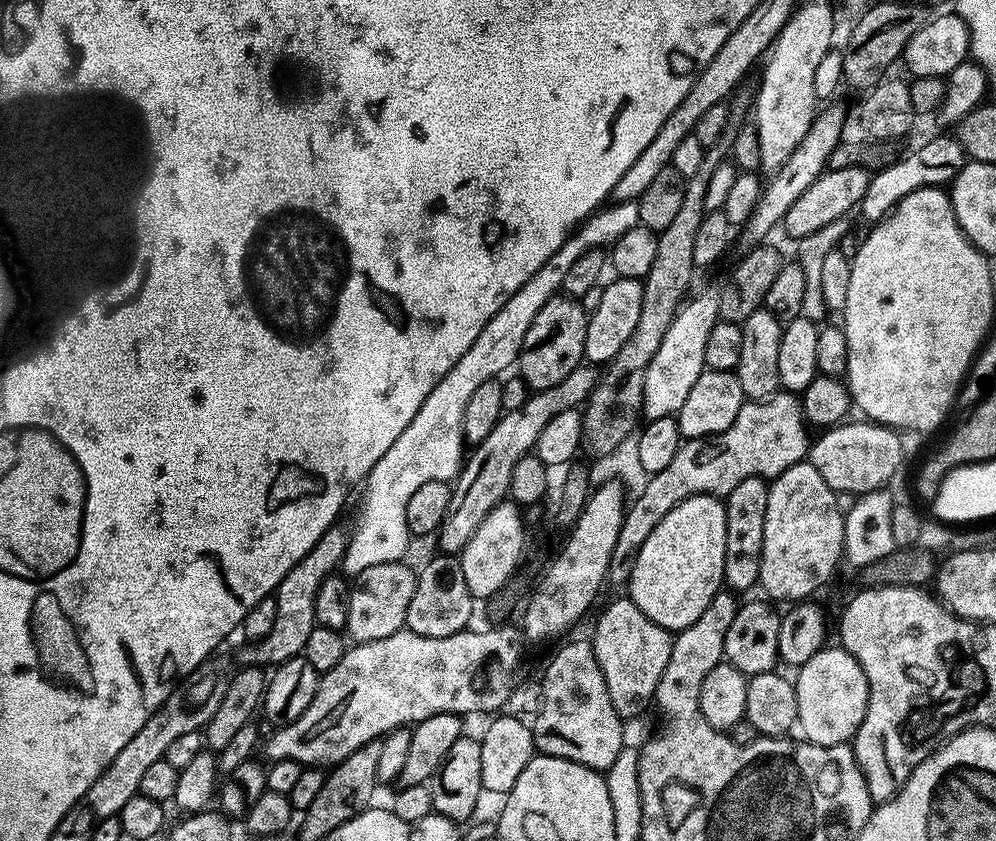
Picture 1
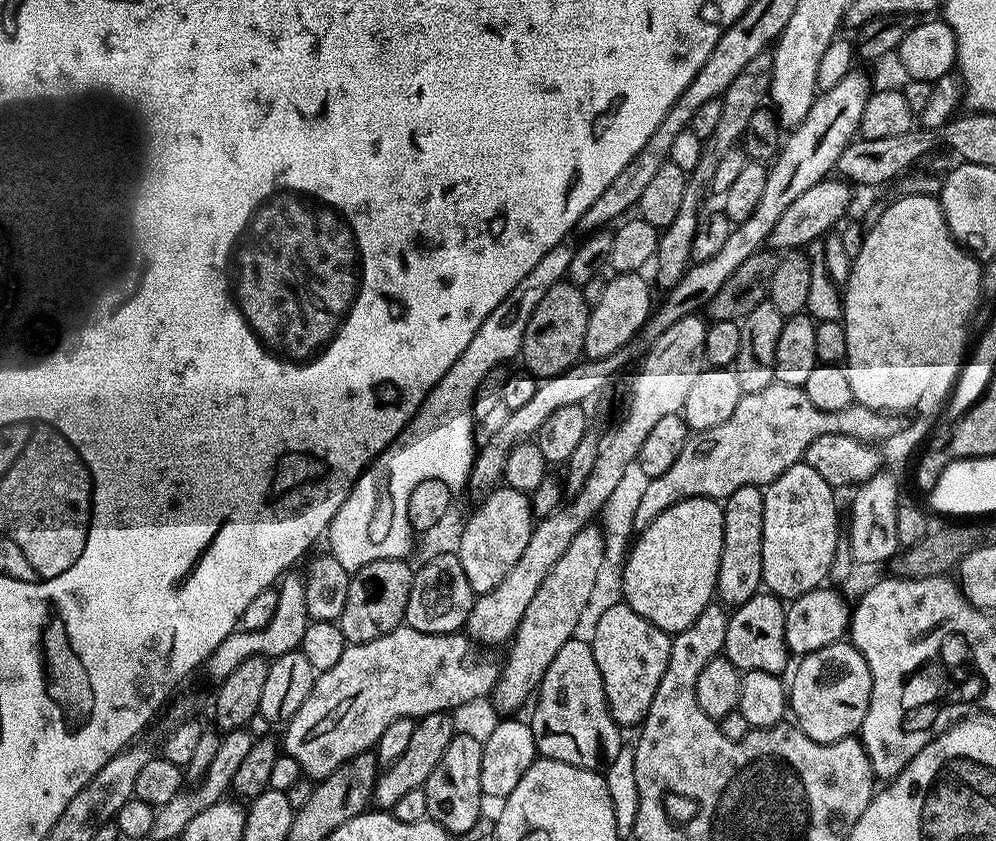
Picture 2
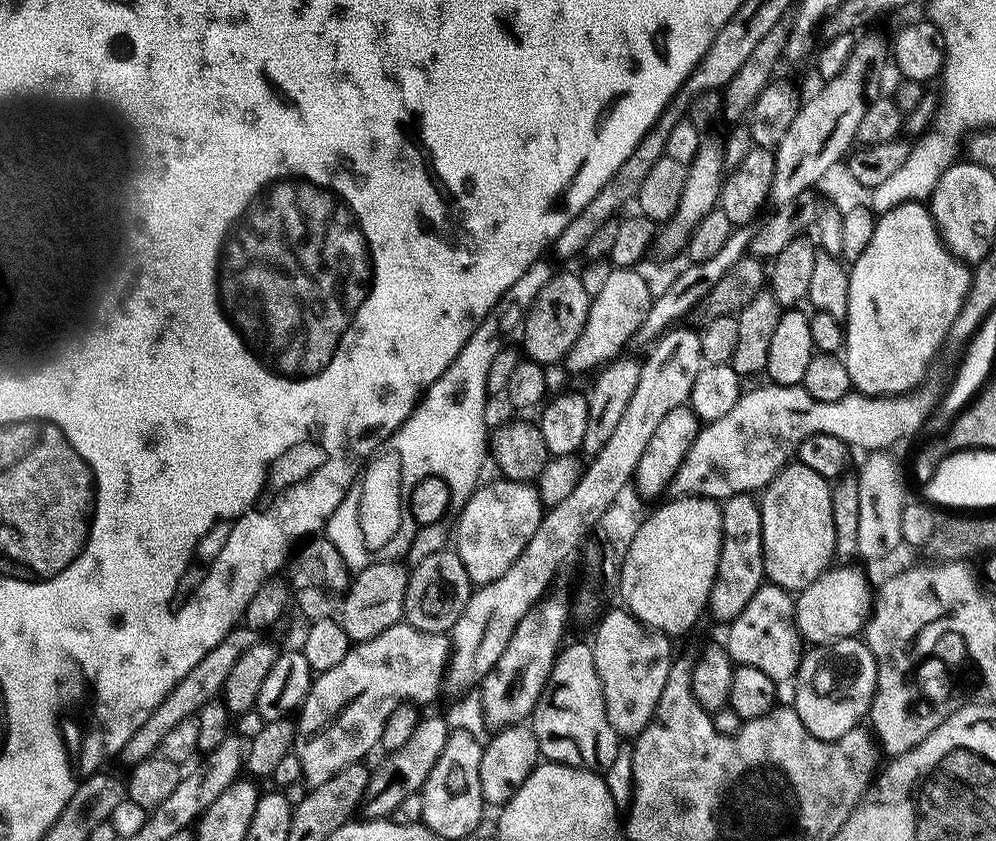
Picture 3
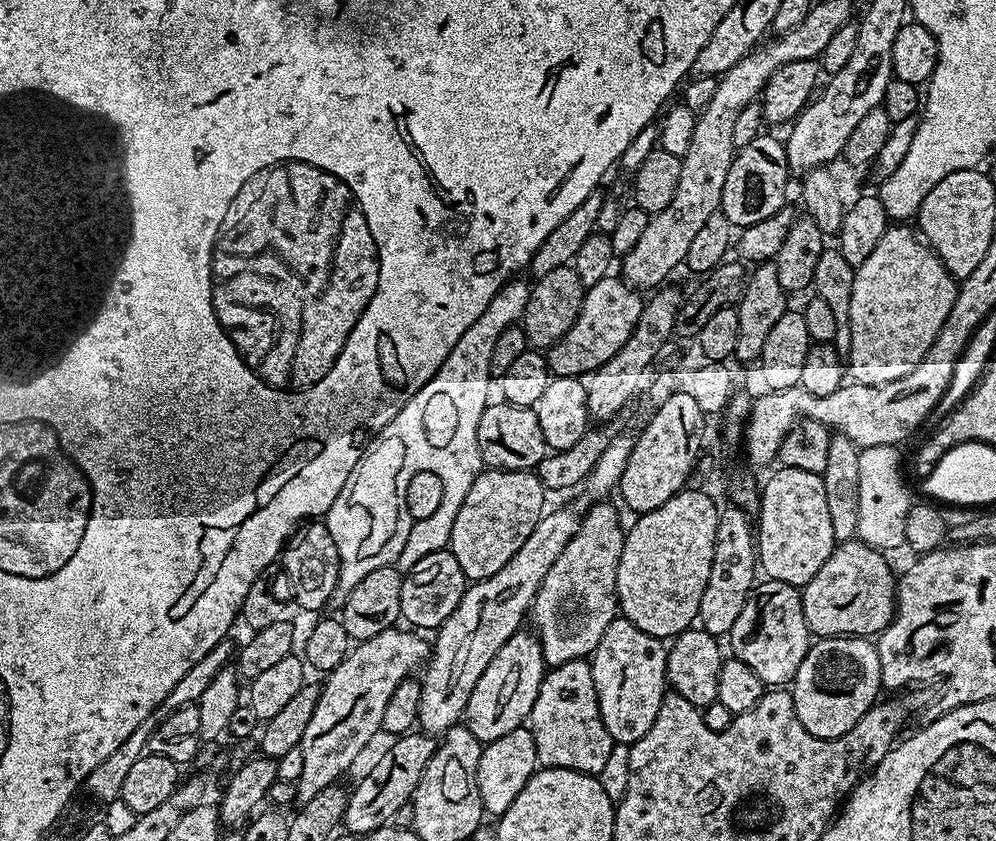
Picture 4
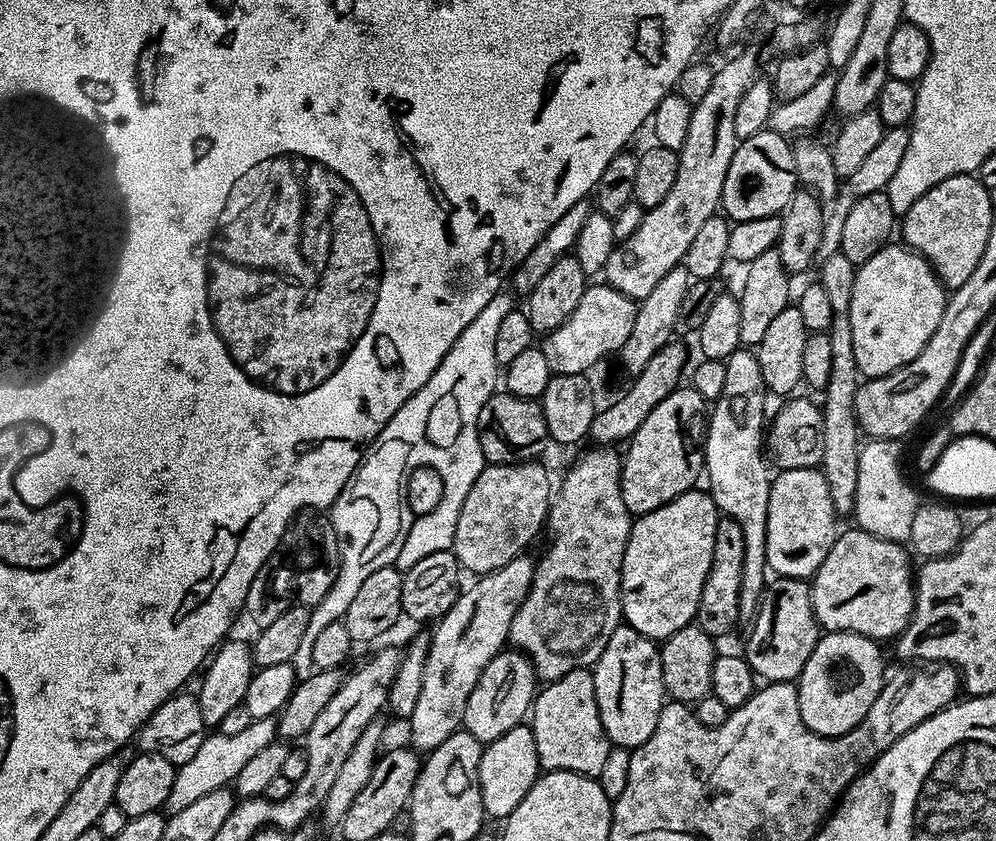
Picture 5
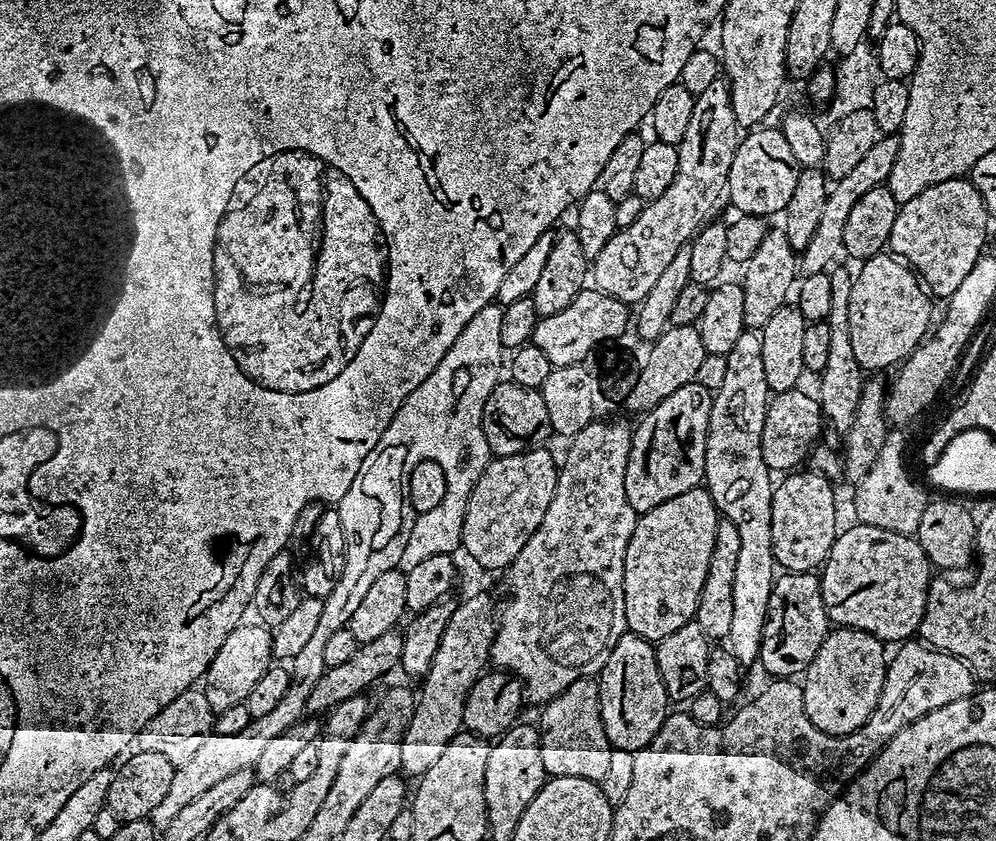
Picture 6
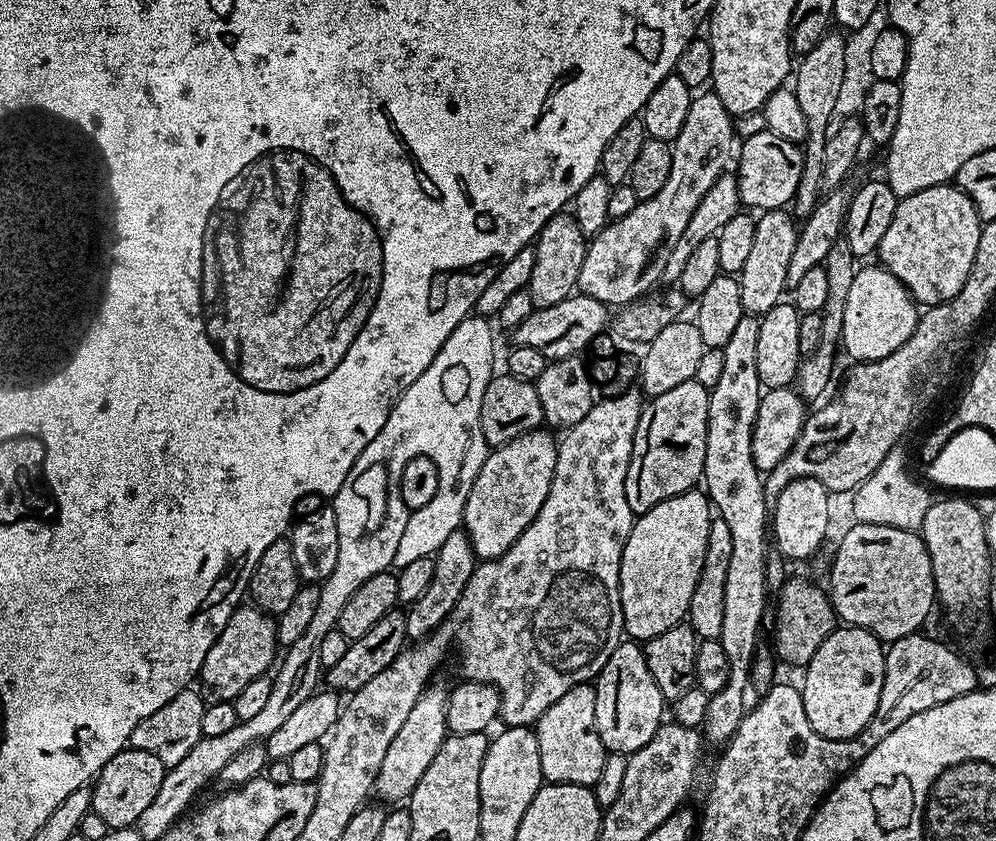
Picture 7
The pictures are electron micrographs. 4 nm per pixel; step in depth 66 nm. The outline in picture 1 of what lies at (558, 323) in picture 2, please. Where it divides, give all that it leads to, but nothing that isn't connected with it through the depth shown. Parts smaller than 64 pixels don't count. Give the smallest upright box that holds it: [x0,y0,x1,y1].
[518,294,589,389]

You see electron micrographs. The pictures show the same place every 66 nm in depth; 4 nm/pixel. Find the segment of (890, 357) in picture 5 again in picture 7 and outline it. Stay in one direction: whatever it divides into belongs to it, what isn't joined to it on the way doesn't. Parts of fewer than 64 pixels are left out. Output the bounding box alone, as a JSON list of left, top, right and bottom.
[842,266,918,362]

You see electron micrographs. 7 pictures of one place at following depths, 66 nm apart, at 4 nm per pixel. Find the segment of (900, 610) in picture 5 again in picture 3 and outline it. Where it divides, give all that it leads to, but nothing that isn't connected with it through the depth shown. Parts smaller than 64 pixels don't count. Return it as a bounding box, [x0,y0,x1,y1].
[795,566,874,645]

